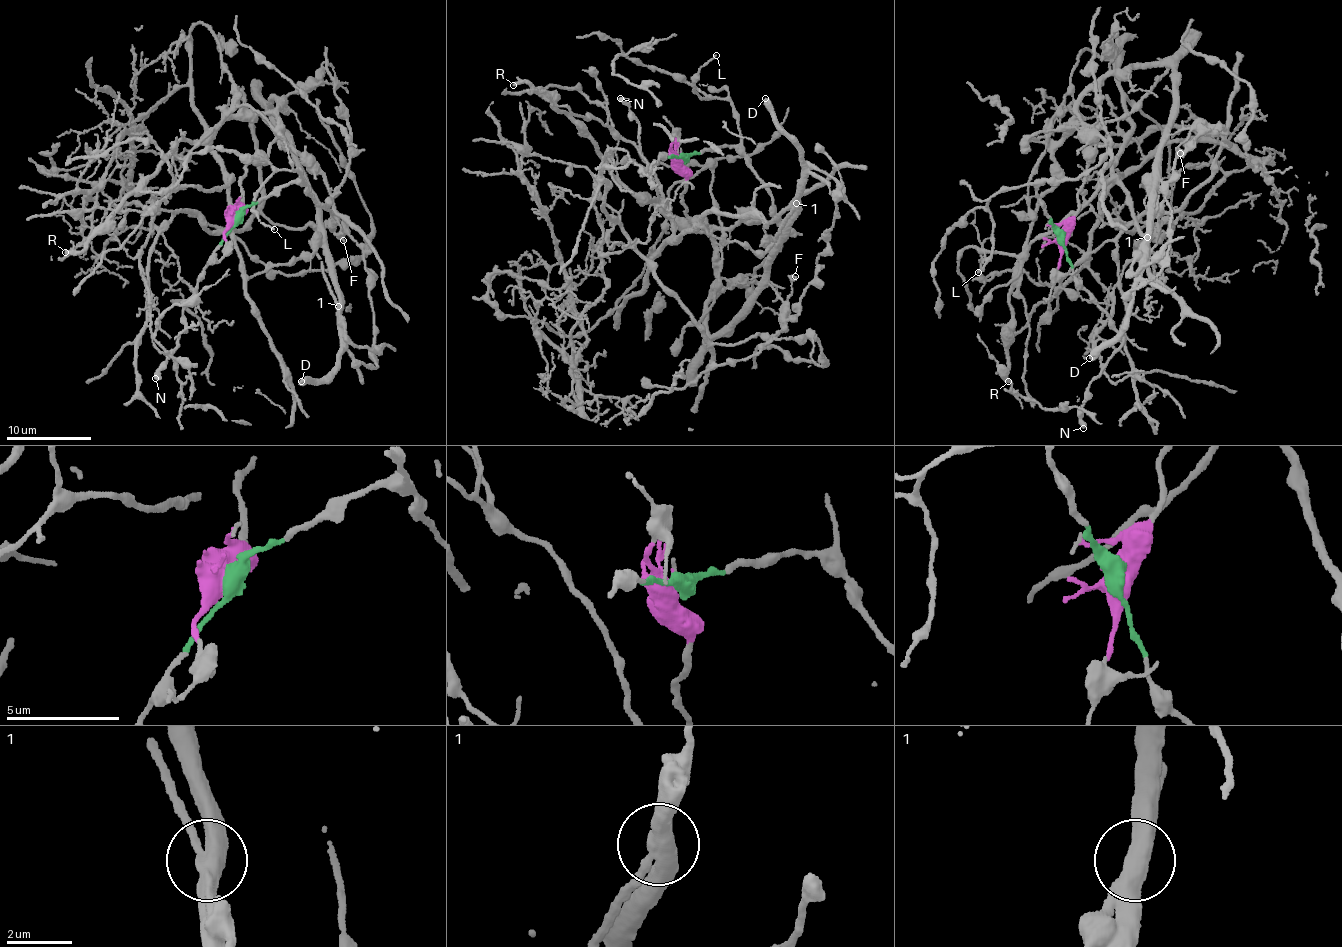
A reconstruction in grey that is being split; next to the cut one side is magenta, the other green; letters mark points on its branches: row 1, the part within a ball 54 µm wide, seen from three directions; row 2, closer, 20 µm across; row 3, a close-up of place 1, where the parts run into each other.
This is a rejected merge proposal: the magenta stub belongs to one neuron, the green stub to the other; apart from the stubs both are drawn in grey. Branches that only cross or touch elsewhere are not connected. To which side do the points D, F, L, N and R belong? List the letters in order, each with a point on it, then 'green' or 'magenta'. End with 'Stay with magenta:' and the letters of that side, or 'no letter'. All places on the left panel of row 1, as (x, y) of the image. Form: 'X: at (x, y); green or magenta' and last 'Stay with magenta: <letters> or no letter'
D: at (301, 381); magenta
F: at (343, 240); magenta
L: at (274, 229); green
N: at (155, 378); green
R: at (65, 252); magenta
Stay with magenta: D, F, R

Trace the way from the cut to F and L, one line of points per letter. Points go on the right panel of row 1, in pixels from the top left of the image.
F: (1062, 241), (1095, 144), (1077, 103), (1107, 76), (1136, 66), (1172, 67), (1168, 133), (1191, 130), (1179, 153)
L: (1062, 241), (1036, 187), (1002, 187), (987, 206), (993, 240), (989, 262), (978, 272)

